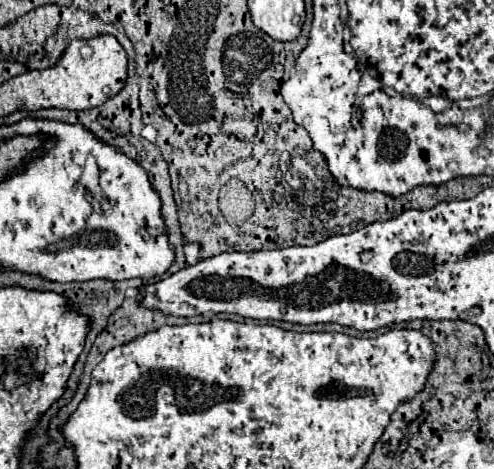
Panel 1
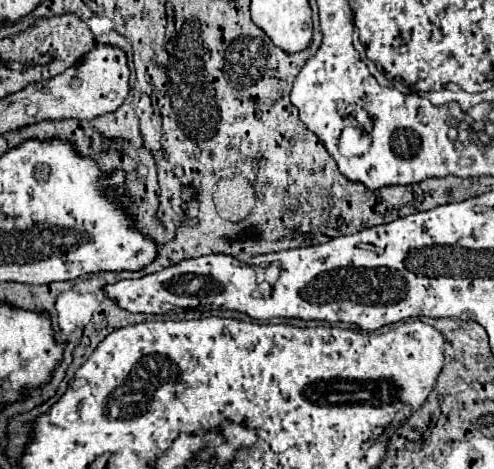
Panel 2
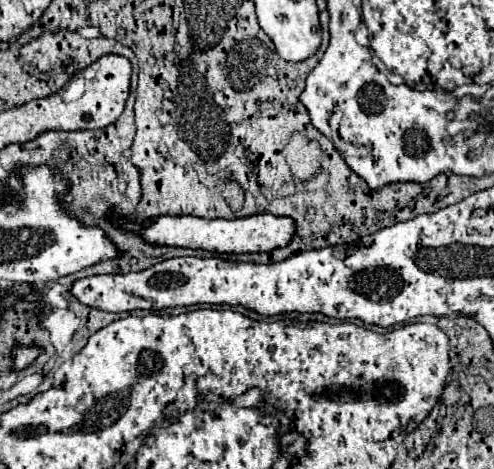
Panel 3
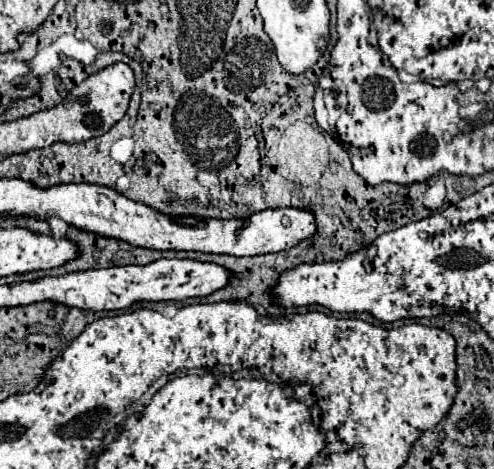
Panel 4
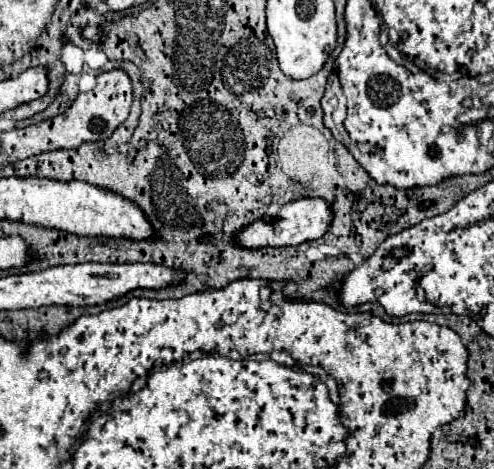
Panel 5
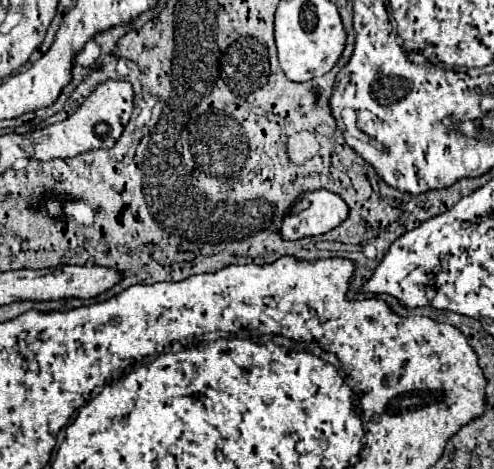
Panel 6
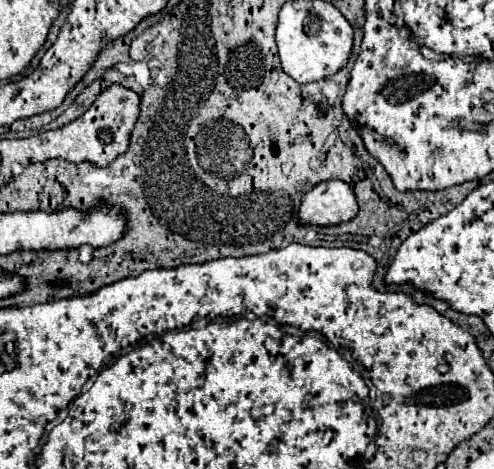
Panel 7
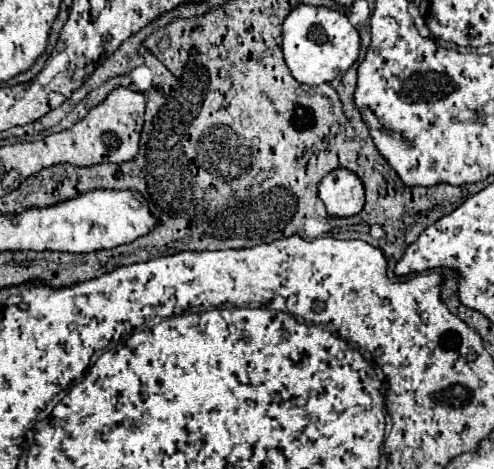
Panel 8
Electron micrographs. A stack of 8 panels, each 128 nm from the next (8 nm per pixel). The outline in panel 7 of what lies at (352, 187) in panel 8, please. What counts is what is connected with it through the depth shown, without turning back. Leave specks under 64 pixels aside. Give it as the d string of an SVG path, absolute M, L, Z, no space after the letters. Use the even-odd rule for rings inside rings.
M328 180L304 194L298 222L302 226L336 226L352 220L358 212L358 202L352 188L340 180Z

